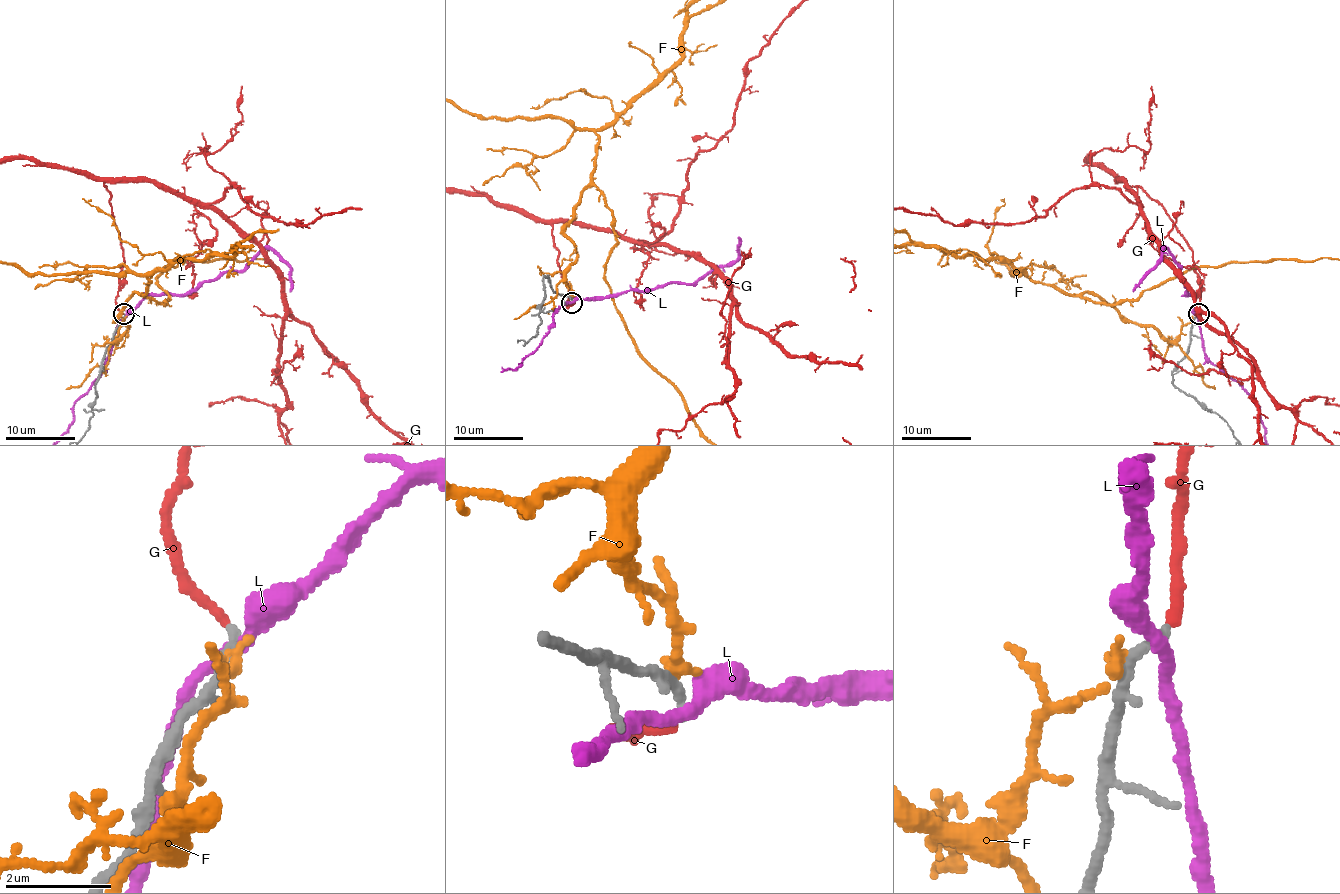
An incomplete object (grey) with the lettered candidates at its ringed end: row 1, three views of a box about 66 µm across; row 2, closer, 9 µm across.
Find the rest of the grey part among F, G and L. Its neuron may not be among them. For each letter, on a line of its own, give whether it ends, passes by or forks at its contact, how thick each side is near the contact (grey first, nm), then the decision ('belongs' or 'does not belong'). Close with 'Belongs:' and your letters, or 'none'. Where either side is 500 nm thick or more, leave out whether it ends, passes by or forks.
F: it ends | 280/240 nm | does not belong
G: it ends | 170/200 nm | belongs
L: it passes by | 200/280 nm | does not belong
Belongs: G

